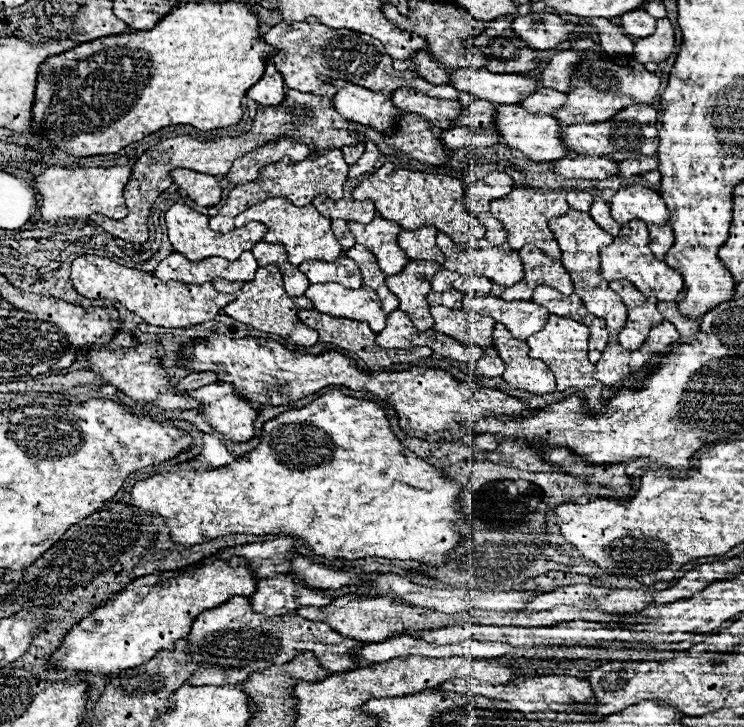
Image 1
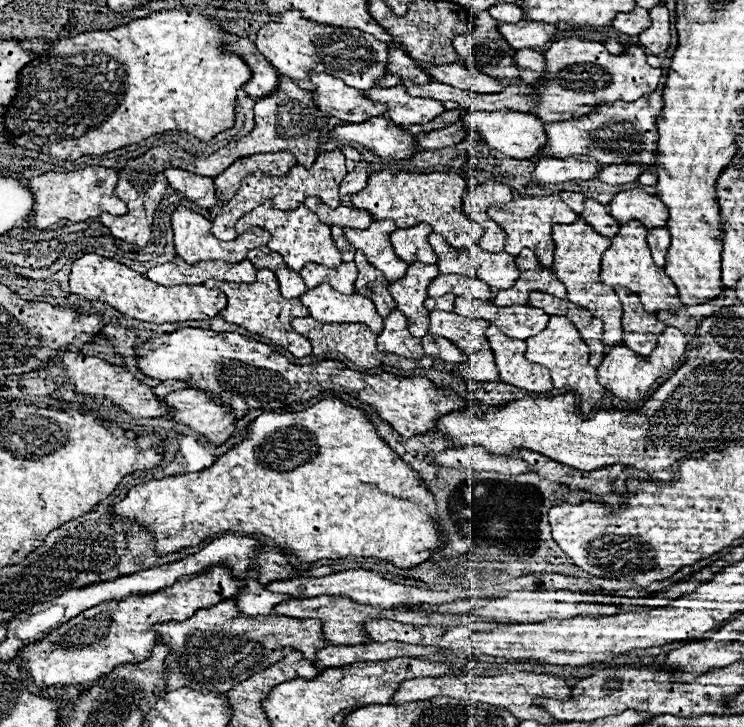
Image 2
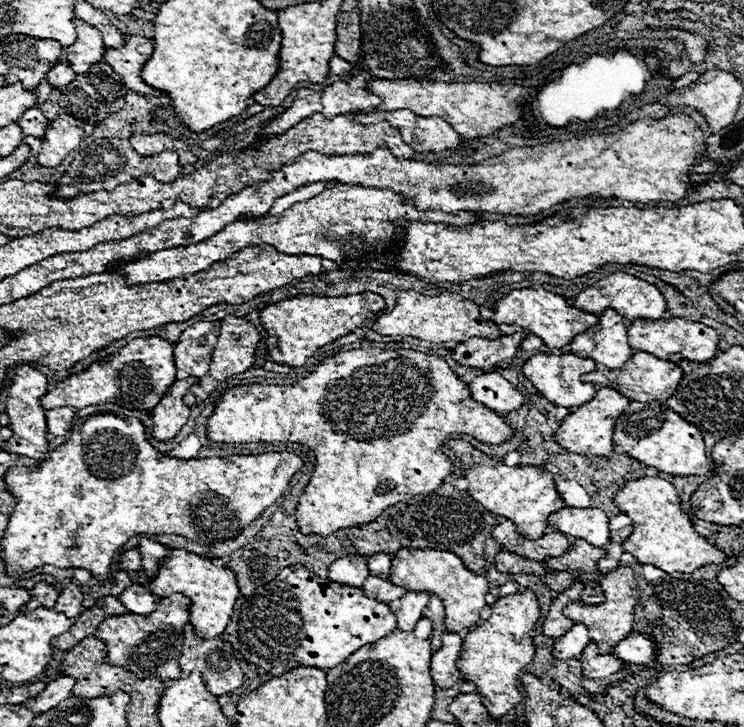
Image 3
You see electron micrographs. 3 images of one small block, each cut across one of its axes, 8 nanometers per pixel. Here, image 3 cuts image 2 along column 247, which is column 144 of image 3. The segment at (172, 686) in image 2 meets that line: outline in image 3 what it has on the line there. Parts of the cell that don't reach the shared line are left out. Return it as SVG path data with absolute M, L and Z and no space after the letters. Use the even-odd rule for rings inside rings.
M172 594L168 598L160 598L156 602L156 610L148 616L108 616L100 622L96 630L96 638L100 638L106 648L106 662L118 668L124 668L140 680L144 678L160 678L160 680L178 680L180 678L180 650L182 650L182 628L188 624L188 598L183 594Z

